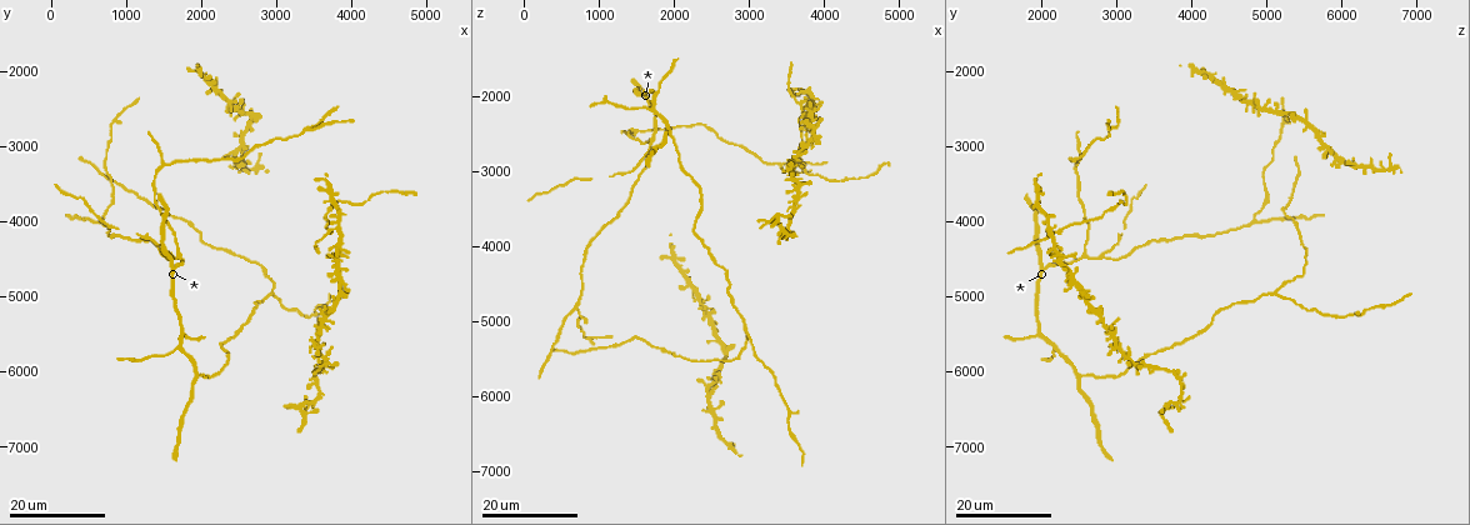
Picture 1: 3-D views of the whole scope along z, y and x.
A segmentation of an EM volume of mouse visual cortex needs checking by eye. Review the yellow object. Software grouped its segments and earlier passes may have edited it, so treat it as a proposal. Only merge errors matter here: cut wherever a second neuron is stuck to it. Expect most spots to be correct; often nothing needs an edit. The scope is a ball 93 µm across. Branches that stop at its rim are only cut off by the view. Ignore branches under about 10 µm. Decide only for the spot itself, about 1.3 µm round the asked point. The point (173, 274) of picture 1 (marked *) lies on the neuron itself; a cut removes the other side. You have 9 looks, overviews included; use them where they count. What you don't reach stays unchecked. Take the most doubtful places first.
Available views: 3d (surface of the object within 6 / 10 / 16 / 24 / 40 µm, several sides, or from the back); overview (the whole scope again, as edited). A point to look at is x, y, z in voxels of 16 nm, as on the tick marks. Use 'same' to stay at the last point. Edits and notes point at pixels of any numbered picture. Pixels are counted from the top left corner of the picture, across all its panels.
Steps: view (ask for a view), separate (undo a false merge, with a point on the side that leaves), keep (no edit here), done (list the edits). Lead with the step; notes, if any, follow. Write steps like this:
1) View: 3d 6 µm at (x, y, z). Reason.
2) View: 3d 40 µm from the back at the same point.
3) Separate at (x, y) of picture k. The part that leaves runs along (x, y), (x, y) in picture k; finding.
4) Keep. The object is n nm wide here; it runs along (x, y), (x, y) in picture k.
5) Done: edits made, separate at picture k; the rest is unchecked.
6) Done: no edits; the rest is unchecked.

View: 3d 16 µm at (700, 3950, 4800). Three-way junction.

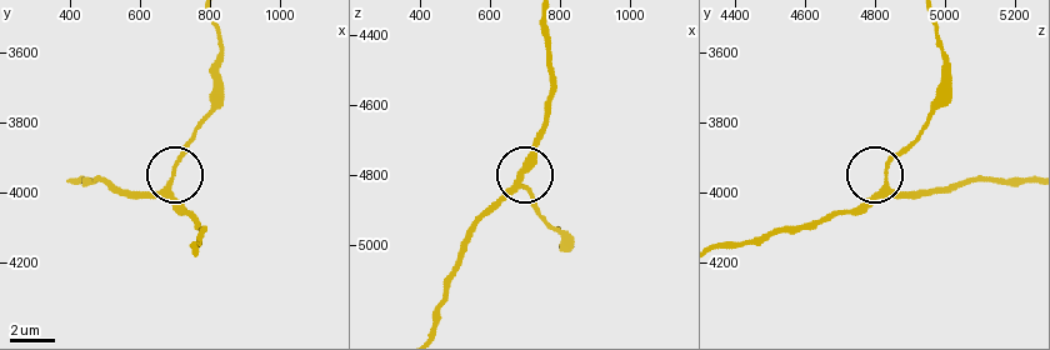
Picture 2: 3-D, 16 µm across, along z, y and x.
View: 3d 6 µm at (700, 3960, 4830).

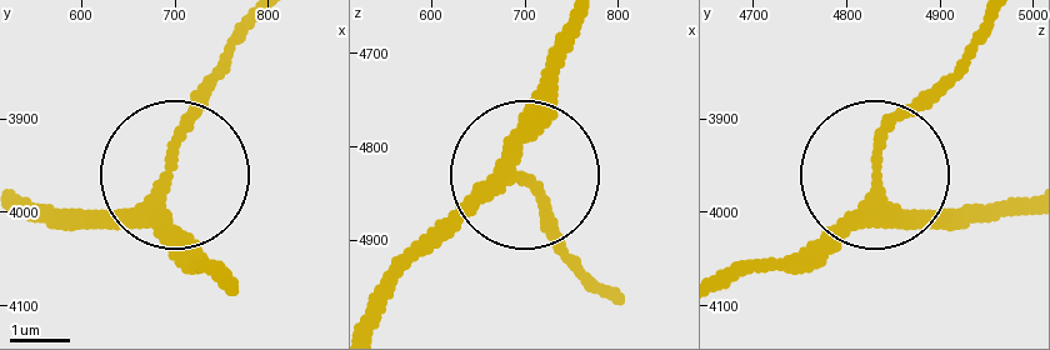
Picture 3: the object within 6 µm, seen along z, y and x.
Keep. The object is 210 nm wide here; continuous, no second neuron.

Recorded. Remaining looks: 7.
View: 3d 24 µm at (1700, 5650, 2150). A fork.

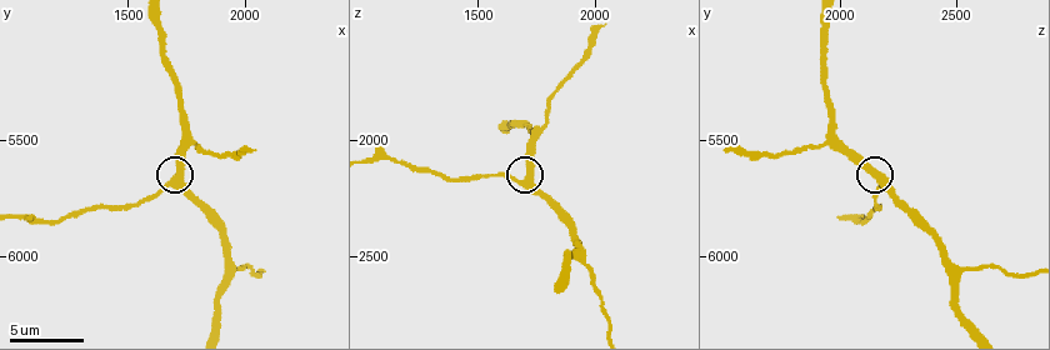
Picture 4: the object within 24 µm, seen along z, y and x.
View: 3d 6 µm at (1690, 5690, 2180).

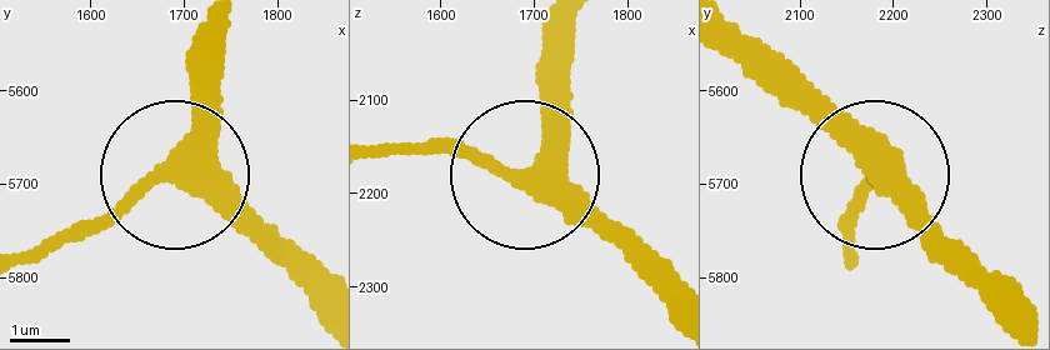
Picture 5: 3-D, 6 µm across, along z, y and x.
Keep. One neuron here.

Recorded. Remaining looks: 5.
View: 3d 16 µm at (1600, 4450, 2800). Three arms meet.

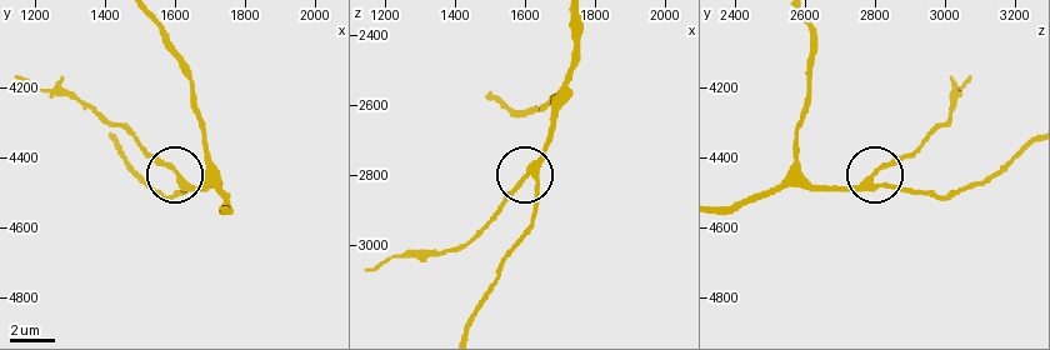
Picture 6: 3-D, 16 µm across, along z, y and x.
View: 3d 6 µm at (1620, 4480, 2780).

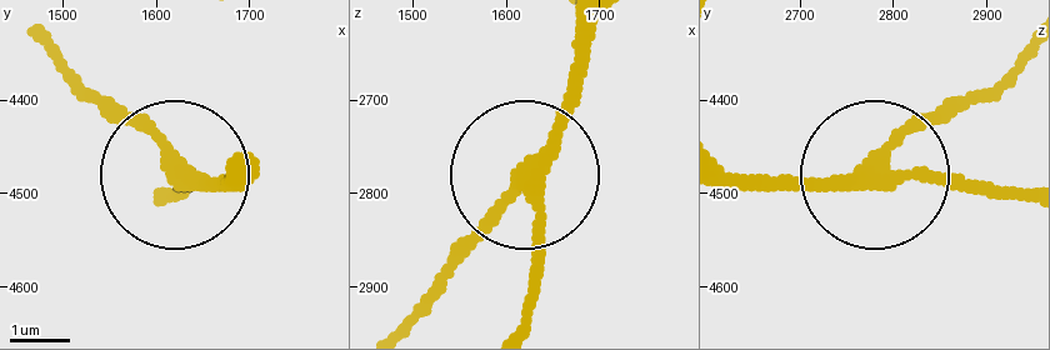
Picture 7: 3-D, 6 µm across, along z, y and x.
View: 3d 6 µm from the back at (1615, 4470, 2785). From behind.

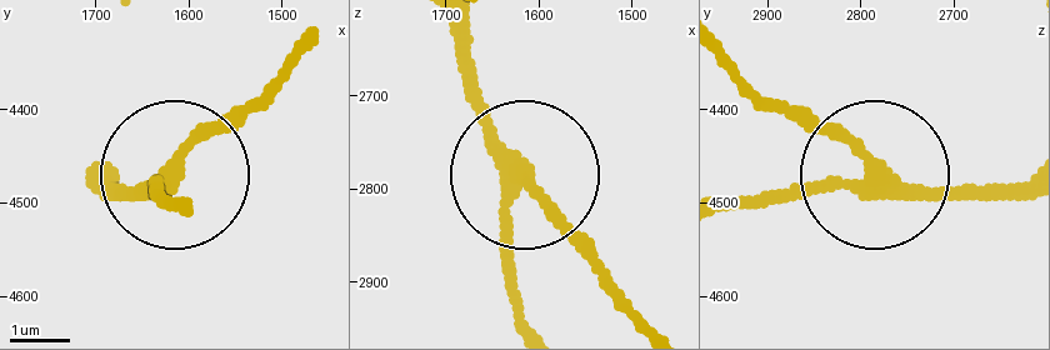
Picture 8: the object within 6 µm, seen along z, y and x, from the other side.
Keep. 3 arms meet here; it runs along (93, 188), (166, 178), (256, 103) in picture 8; one neuron here.

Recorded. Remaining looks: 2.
View: 3d 16 µm at (2900, 4950, 5100).

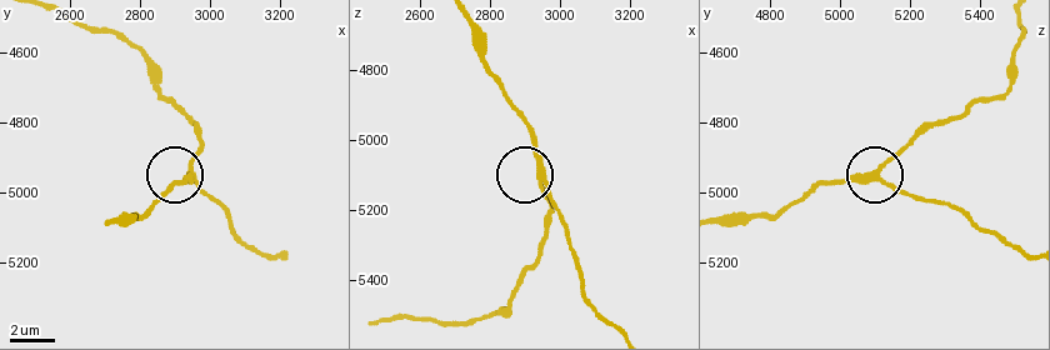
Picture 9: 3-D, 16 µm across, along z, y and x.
View: 3d 6 µm at (2960, 4950, 5110).

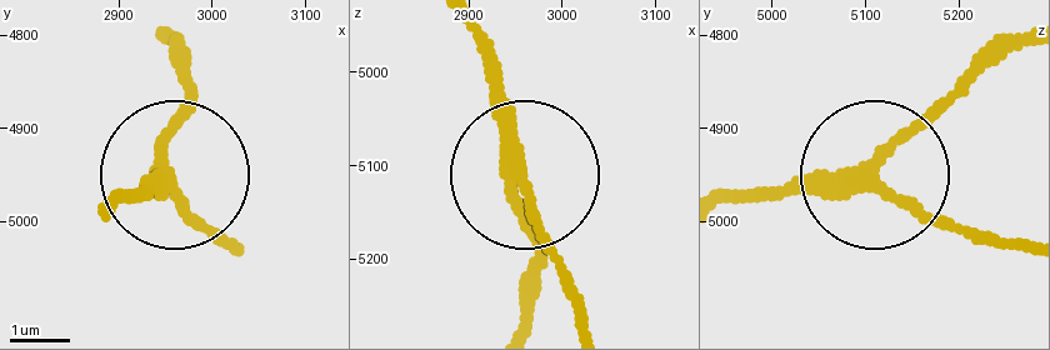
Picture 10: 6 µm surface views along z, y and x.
Keep. 3 arms meet here; it runs along (106, 203), (171, 183), (216, 243) in picture 10; all the same neuron.

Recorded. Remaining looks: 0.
Done: no edits; the rest is unchecked.

